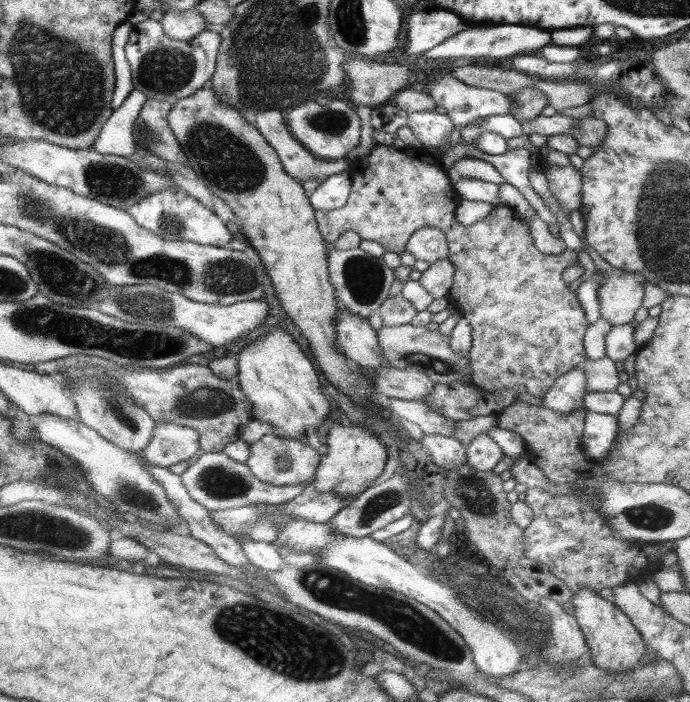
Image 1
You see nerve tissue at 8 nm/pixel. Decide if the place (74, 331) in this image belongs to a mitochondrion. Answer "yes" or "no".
yes

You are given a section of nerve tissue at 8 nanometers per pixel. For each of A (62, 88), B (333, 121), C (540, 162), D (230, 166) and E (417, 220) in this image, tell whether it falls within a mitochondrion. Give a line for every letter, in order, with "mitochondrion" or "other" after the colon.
A: mitochondrion
B: mitochondrion
C: other
D: mitochondrion
E: other

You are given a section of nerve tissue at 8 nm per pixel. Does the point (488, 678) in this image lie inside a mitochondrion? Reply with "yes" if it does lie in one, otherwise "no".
no

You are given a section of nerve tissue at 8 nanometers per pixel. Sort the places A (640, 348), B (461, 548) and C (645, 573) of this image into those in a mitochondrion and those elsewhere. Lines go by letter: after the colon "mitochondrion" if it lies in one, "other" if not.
A: other
B: other
C: other

